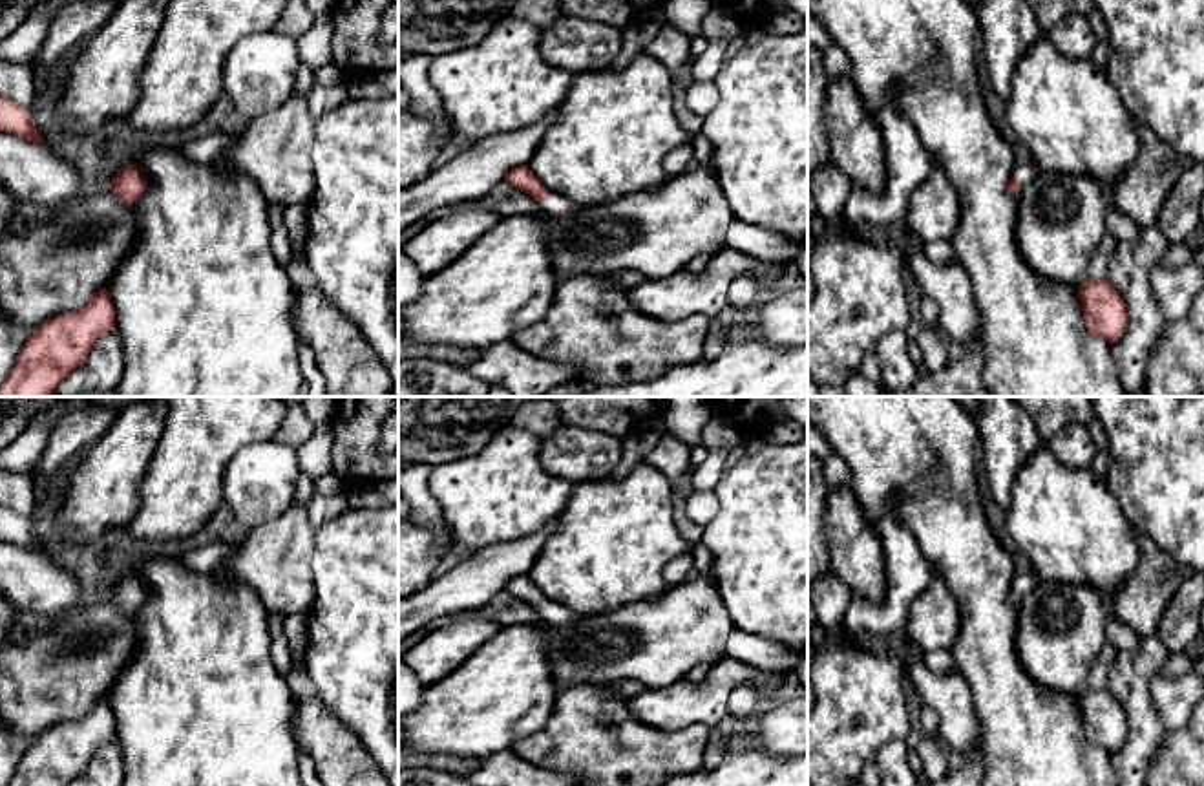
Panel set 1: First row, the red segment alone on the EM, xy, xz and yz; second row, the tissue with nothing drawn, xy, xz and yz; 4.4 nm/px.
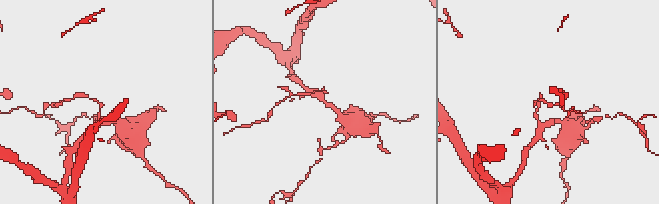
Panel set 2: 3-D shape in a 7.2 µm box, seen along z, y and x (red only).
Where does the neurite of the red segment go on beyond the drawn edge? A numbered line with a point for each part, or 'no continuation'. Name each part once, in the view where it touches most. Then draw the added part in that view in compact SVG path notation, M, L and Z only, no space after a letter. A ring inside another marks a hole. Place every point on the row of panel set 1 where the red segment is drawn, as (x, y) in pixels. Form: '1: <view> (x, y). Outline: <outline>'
1: xz (556, 205). Outline: M550 192L544 201L537 203L537 208L550 218L570 218L581 212L585 207L555 192Z

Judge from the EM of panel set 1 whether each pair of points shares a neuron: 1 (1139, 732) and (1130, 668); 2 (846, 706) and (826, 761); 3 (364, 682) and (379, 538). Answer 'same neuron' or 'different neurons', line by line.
1: same neuron
2: same neuron
3: same neuron

